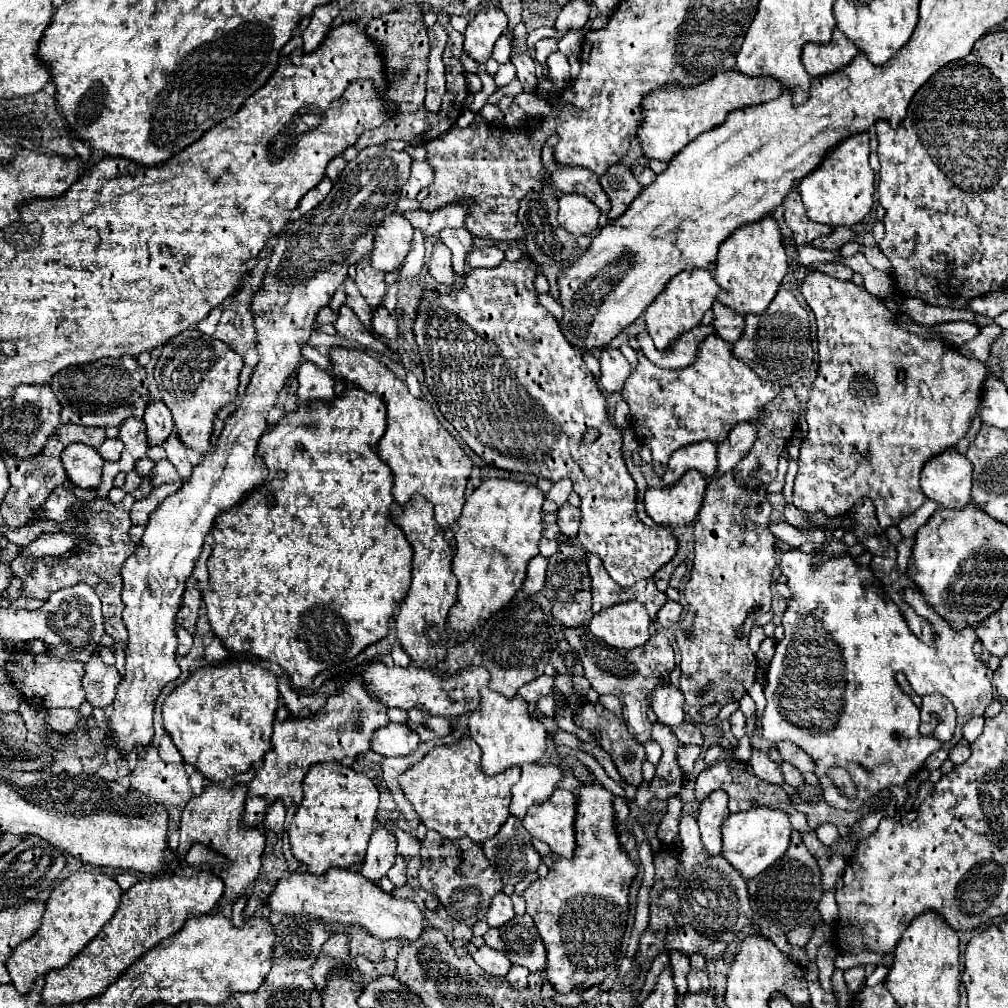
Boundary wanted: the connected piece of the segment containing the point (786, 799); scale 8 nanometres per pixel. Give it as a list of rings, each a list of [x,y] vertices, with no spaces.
[[[722,760],[718,764],[712,764],[708,770],[700,772],[698,778],[696,778],[696,788],[694,788],[694,796],[698,802],[702,802],[702,798],[706,798],[710,792],[714,790],[724,790],[728,796],[730,796],[730,812],[736,814],[740,812],[742,808],[752,808],[752,806],[768,806],[768,808],[774,808],[774,810],[784,810],[786,814],[792,816],[792,828],[798,830],[798,832],[806,832],[810,830],[808,828],[808,822],[806,818],[796,812],[794,808],[790,808],[790,796],[784,792],[782,786],[776,786],[776,784],[768,784],[764,780],[760,780],[754,772],[752,772],[752,766],[748,762],[738,762],[738,760]]]

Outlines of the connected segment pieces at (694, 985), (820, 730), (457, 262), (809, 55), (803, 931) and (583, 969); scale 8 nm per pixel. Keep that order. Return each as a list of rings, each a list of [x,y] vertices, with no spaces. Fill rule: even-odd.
[[[690,968],[688,972],[688,990],[690,992],[698,992],[702,988],[708,988],[708,972],[706,970],[694,970]]]
[[[832,538],[824,550],[810,554],[800,550],[786,550],[780,556],[778,566],[780,572],[788,578],[788,588],[794,594],[794,600],[788,600],[788,610],[782,616],[786,634],[776,644],[776,654],[766,672],[764,696],[768,704],[762,716],[762,734],[774,744],[778,740],[790,740],[798,744],[816,764],[814,774],[818,776],[826,802],[834,808],[858,810],[880,790],[890,786],[904,786],[910,776],[924,768],[926,758],[934,750],[950,750],[958,744],[962,738],[962,726],[970,718],[982,716],[986,706],[992,702],[992,674],[986,664],[976,660],[972,652],[976,636],[962,636],[962,640],[954,636],[954,640],[950,640],[946,626],[946,630],[938,630],[934,644],[926,646],[910,632],[898,606],[880,588],[852,582],[850,576],[866,576],[866,572],[862,572],[866,568],[854,564],[854,558],[846,554],[842,542]],[[816,554],[828,554],[830,558],[820,566],[814,566],[812,558]],[[932,692],[944,694],[956,706],[958,728],[950,742],[924,738],[918,732],[920,710],[912,702],[912,694],[926,696]],[[832,766],[840,766],[852,776],[858,786],[856,800],[844,798],[828,780],[826,770]]]
[[[446,228],[446,232],[442,232],[440,240],[450,248],[452,252],[452,266],[454,272],[458,276],[464,276],[468,272],[468,262],[466,256],[472,250],[474,242],[472,242],[472,234],[466,228]]]
[[[834,30],[834,38],[830,44],[806,44],[802,52],[802,62],[808,74],[812,78],[818,78],[842,70],[854,60],[856,54],[858,48],[854,48],[850,40],[838,36],[838,30]]]
[[[794,928],[794,930],[786,932],[786,938],[788,938],[790,944],[804,948],[806,942],[808,942],[808,938],[810,938],[810,934],[812,934],[812,928]]]
[[[586,782],[576,792],[576,818],[574,818],[574,832],[576,832],[576,850],[574,856],[558,858],[546,878],[538,878],[532,882],[522,896],[526,896],[526,912],[534,918],[534,924],[546,944],[548,952],[548,966],[546,978],[554,986],[556,992],[582,992],[594,984],[600,984],[608,974],[616,970],[622,958],[622,940],[628,922],[628,888],[638,872],[636,862],[622,850],[618,832],[614,826],[614,796],[596,782]]]

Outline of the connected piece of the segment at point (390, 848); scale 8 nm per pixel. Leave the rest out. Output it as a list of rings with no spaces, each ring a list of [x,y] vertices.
[[[376,826],[368,844],[366,860],[358,868],[358,872],[366,876],[370,882],[378,884],[378,880],[384,878],[386,872],[392,868],[394,858],[396,858],[396,838],[390,832]]]

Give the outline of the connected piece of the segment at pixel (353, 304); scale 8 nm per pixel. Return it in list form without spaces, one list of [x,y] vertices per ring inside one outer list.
[[[348,278],[346,280],[346,284],[344,284],[344,288],[346,288],[346,294],[348,294],[348,300],[346,300],[346,304],[356,312],[356,316],[360,318],[360,322],[368,328],[368,330],[372,330],[370,328],[370,320],[372,320],[372,306],[362,298],[362,294],[358,292],[358,288],[356,288],[356,284]]]

